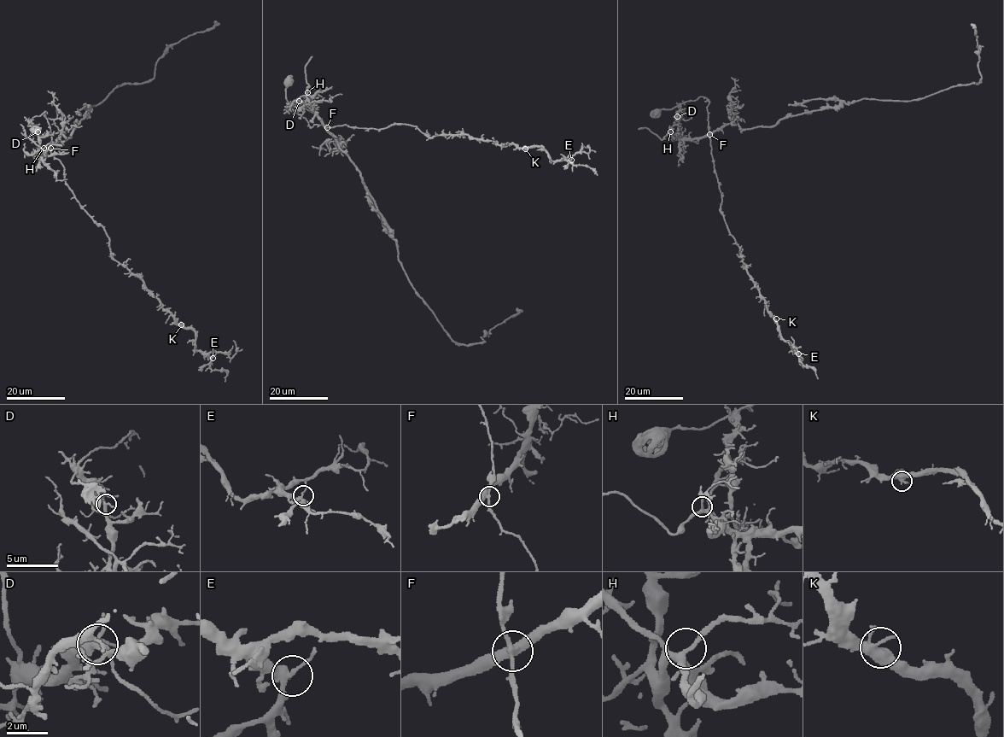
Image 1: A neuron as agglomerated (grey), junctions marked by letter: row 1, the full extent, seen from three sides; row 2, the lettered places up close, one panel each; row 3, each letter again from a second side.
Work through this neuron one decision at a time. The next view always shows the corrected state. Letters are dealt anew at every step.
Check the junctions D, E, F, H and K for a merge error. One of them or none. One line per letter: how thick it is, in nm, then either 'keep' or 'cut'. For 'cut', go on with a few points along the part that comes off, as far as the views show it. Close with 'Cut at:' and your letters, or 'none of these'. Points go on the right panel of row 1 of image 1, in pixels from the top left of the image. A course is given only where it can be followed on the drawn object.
D: calibre 300 nm; keep
E: calibre 300 nm; keep
F: calibre 320 nm; cut; course (710, 134), (720, 208), (729, 233), (779, 336), (795, 346), (802, 365), (811, 367), (817, 378)
H: calibre 260 nm; keep
K: calibre 400 nm; keep
Cut at: F

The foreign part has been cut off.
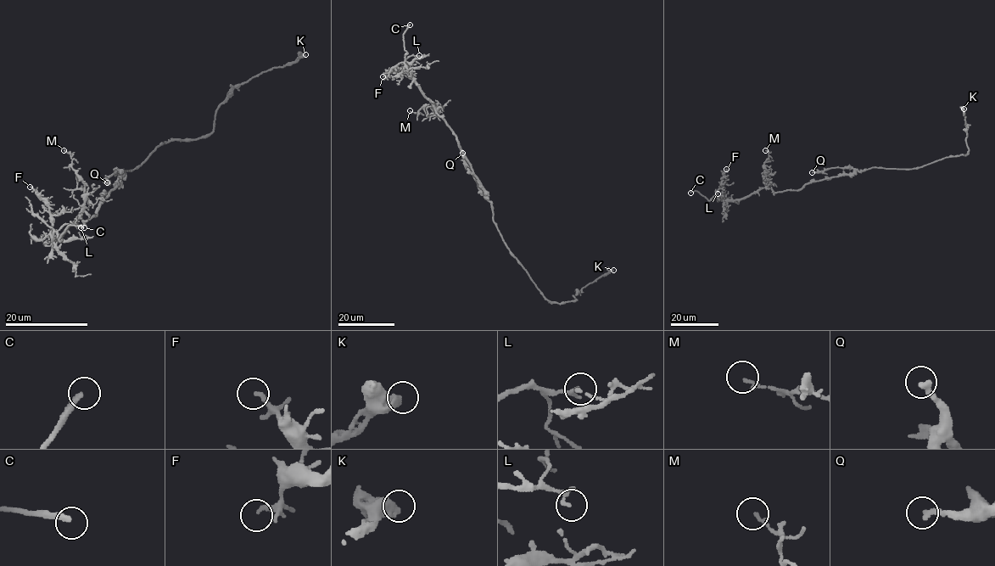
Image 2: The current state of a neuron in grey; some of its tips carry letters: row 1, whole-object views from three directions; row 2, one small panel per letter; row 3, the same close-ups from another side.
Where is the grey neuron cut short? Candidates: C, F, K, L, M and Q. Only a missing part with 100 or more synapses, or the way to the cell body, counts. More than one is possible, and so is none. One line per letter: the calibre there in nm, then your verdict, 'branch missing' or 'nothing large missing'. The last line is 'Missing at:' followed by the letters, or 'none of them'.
C: calibre 280 nm; branch missing
F: calibre 200 nm; nothing large missing
K: calibre 480 nm; nothing large missing
L: calibre 110 nm; nothing large missing
M: calibre 160 nm; nothing large missing
Q: calibre 280 nm; nothing large missing
Missing at: C

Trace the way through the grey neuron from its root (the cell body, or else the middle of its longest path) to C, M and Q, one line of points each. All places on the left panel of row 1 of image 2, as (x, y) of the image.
C: (124, 173), (97, 215), (83, 221), (79, 214), (52, 239), (57, 232), (60, 240), (70, 225), (84, 227)
M: (124, 173), (97, 215), (83, 221), (85, 184), (64, 150)
Q: (124, 173), (122, 177), (120, 172), (114, 173), (107, 180), (110, 182), (107, 182)

